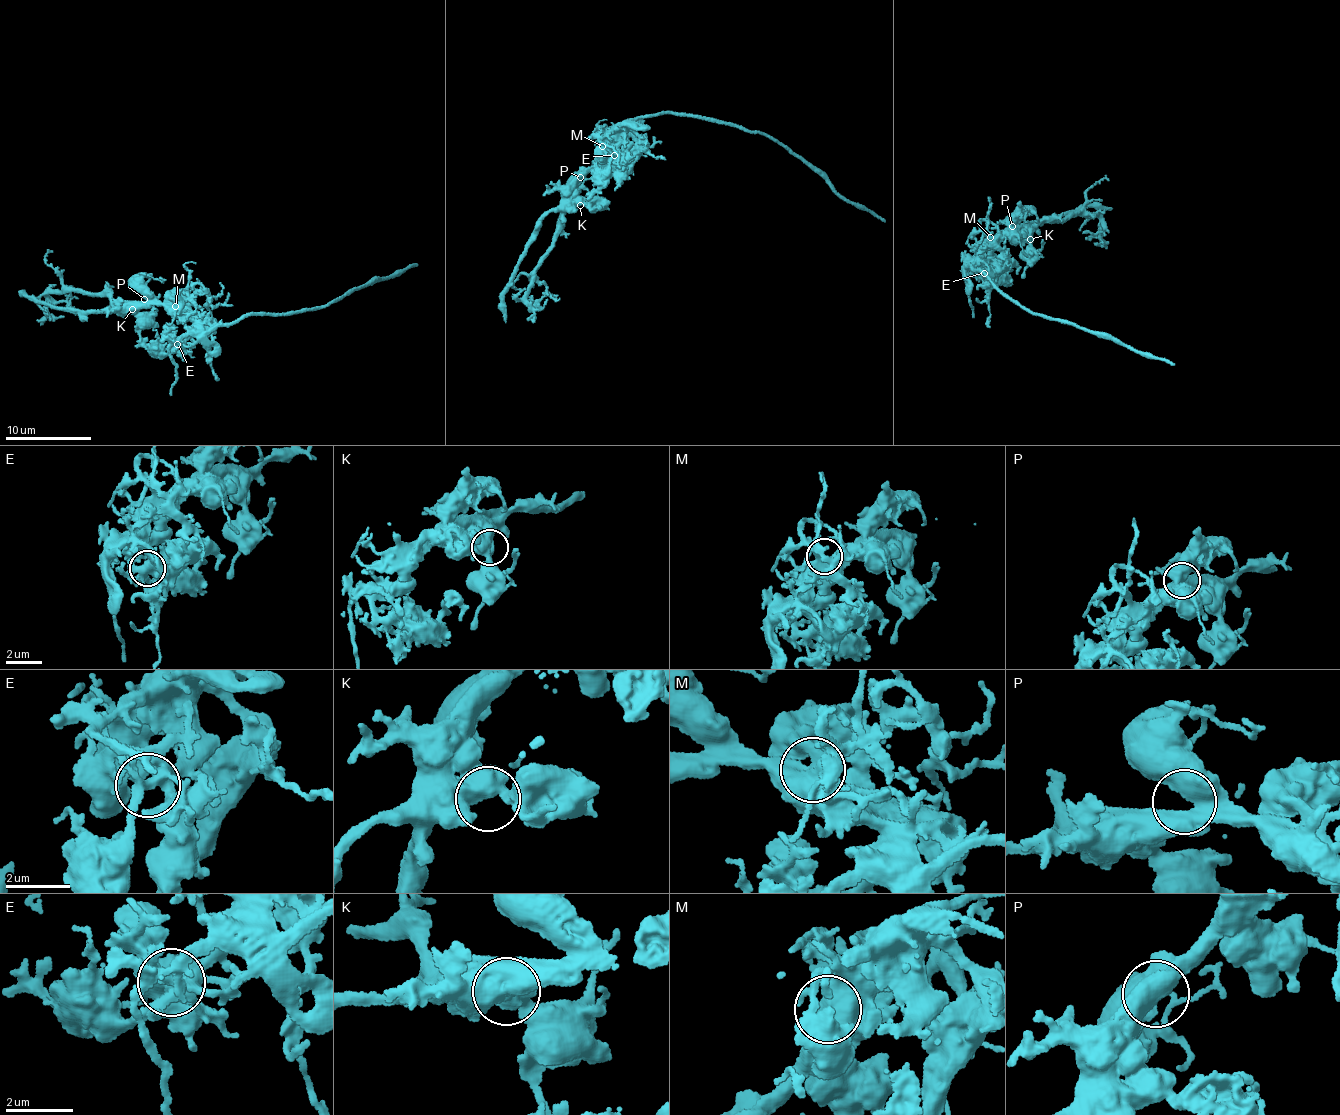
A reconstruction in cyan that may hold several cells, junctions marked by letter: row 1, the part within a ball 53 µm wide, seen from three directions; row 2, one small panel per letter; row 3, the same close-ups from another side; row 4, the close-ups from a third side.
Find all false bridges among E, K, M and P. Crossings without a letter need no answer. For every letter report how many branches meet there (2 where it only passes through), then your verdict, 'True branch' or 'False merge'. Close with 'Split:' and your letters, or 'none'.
E: Branches: 6. True branch
K: Branches: 2. True branch
M: Branches: 2. True branch
P: Branches: 4. True branch
Split: none

